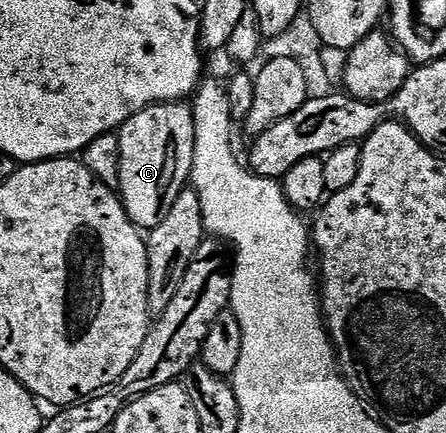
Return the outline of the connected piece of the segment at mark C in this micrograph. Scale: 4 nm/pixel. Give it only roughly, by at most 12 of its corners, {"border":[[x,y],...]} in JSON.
{"border":[[163,102],[120,128],[117,193],[149,232],[187,189],[194,112]]}

